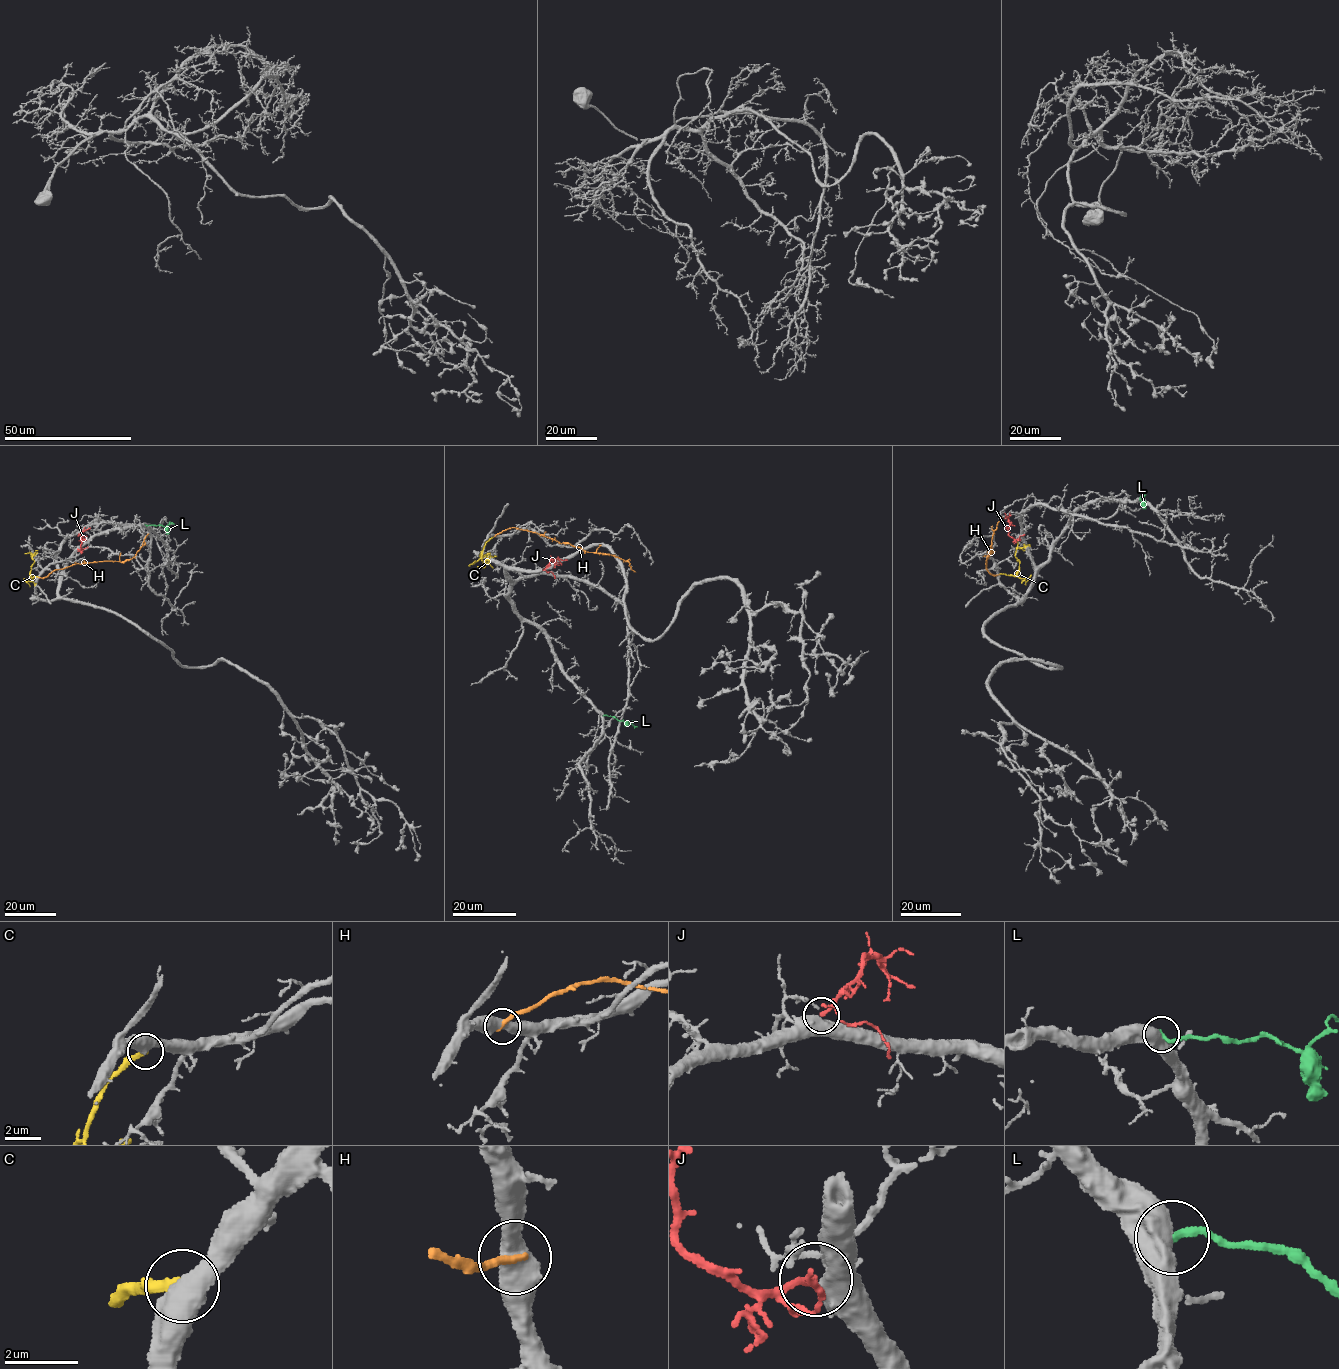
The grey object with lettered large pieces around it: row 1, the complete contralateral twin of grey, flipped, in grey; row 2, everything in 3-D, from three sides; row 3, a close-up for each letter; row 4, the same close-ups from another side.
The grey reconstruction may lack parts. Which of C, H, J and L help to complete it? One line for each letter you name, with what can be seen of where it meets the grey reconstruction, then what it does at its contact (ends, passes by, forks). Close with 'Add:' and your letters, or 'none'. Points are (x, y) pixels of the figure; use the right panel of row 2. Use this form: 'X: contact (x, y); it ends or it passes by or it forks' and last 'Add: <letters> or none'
J: contact (1020, 538); it ends
Add: J

